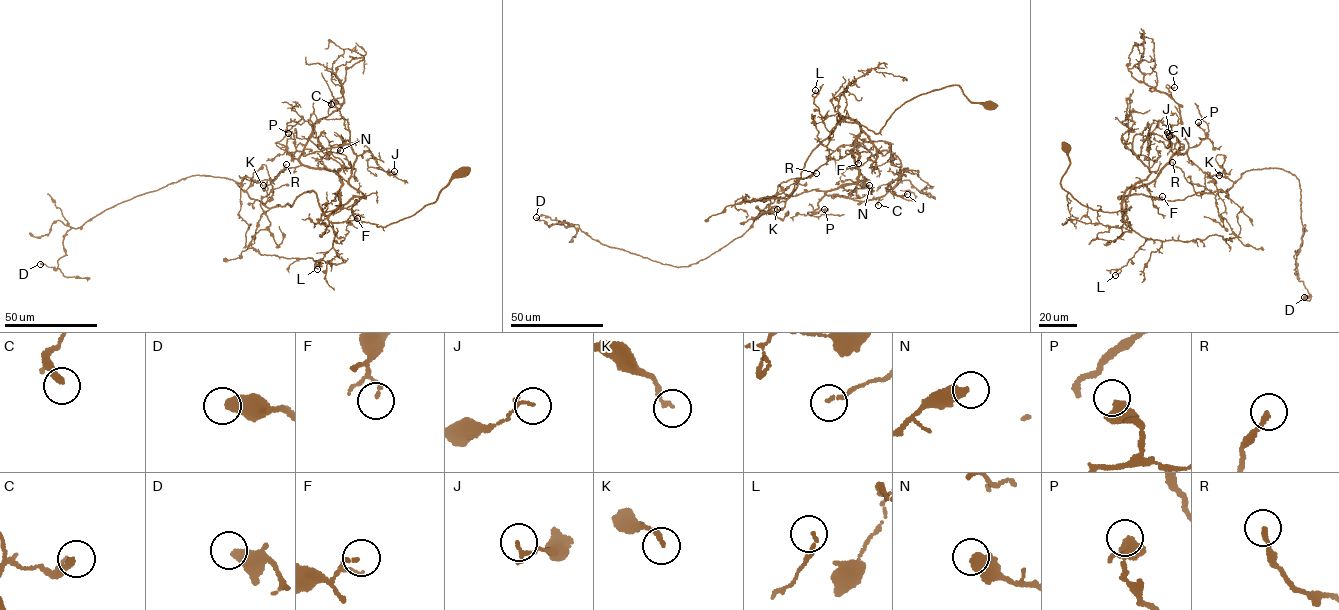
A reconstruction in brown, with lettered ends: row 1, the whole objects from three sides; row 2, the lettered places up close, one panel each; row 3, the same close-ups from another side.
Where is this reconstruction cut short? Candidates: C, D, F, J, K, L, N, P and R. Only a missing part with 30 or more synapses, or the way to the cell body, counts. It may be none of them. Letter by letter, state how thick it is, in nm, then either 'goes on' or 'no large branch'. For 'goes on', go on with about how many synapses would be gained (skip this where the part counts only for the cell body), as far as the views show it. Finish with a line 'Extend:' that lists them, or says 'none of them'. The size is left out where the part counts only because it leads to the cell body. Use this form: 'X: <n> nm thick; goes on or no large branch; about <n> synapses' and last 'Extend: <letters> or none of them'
C: 200 nm thick; no large branch
D: 480 nm thick; no large branch
F: 120 nm thick; no large branch
J: 90 nm thick; no large branch
K: 180 nm thick; no large branch
L: 120 nm thick; no large branch
N: 440 nm thick; no large branch
P: 600 nm thick; no large branch
R: 170 nm thick; no large branch
Extend: none of them

